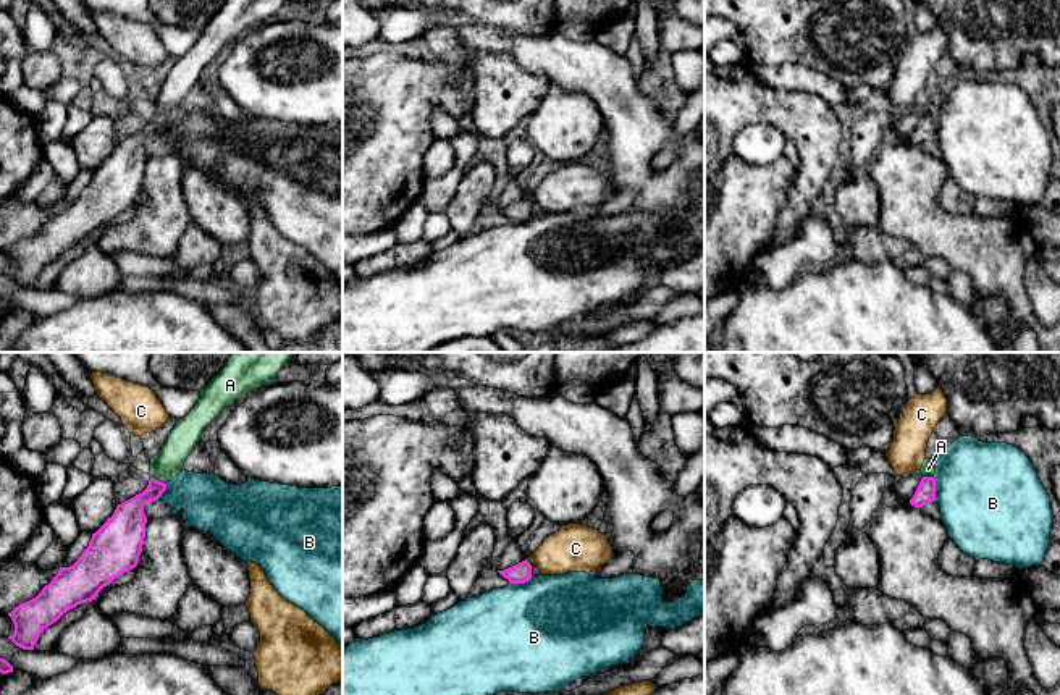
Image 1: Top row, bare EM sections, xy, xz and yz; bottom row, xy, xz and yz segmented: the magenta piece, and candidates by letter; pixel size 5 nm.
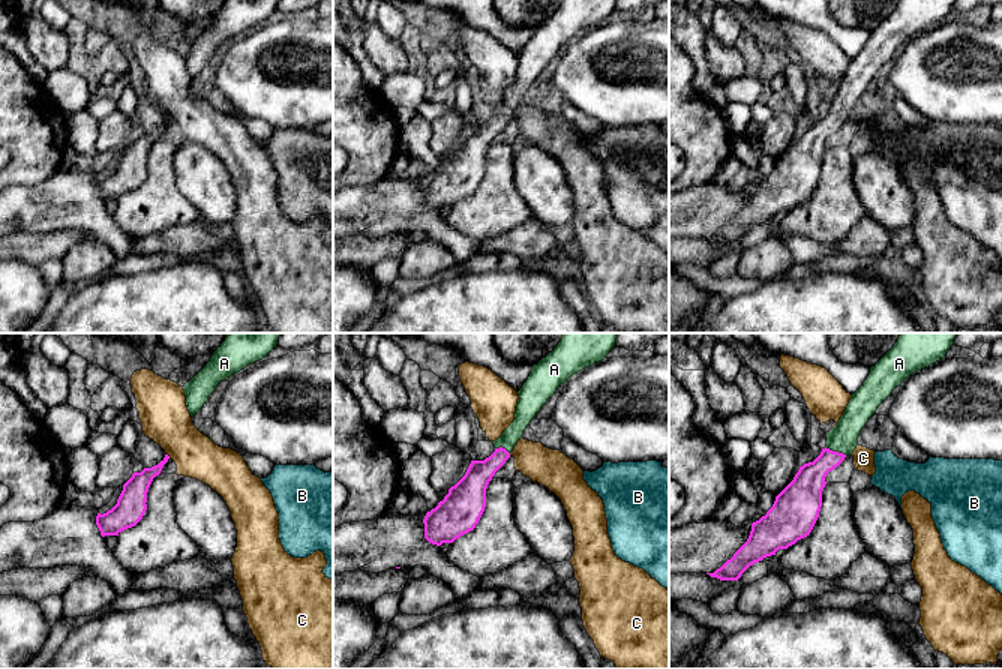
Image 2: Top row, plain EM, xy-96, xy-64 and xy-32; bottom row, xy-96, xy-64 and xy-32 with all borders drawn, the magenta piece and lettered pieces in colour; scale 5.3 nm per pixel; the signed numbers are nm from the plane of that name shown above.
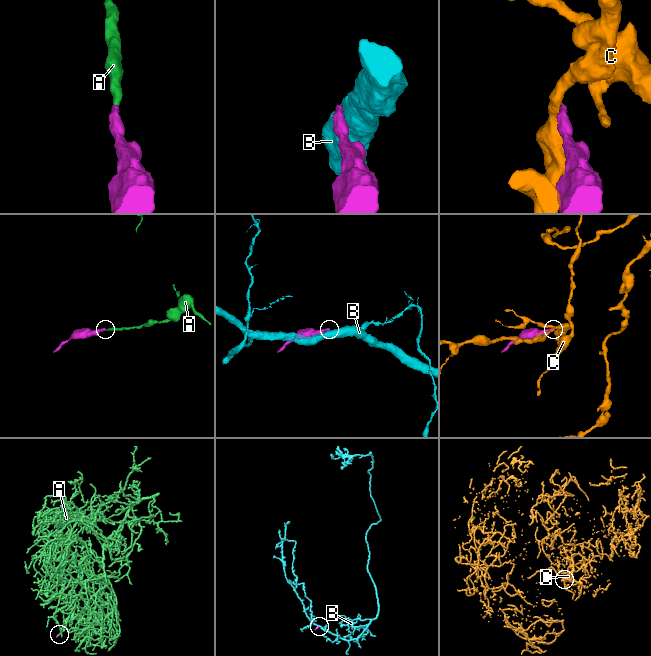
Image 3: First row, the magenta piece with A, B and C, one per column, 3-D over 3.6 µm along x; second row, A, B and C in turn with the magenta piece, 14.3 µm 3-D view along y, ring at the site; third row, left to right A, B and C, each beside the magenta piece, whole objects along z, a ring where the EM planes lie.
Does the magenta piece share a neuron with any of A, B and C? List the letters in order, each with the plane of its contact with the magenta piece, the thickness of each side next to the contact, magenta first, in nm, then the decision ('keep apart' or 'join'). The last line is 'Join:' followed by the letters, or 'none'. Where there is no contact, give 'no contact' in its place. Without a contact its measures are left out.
A: contact in xy; calibres 170 and 150 nm; join
B: contact in xz; calibres 100 and 500 nm; keep apart
C: contact in xz; calibres 100 and 240 nm; keep apart
Join: A

